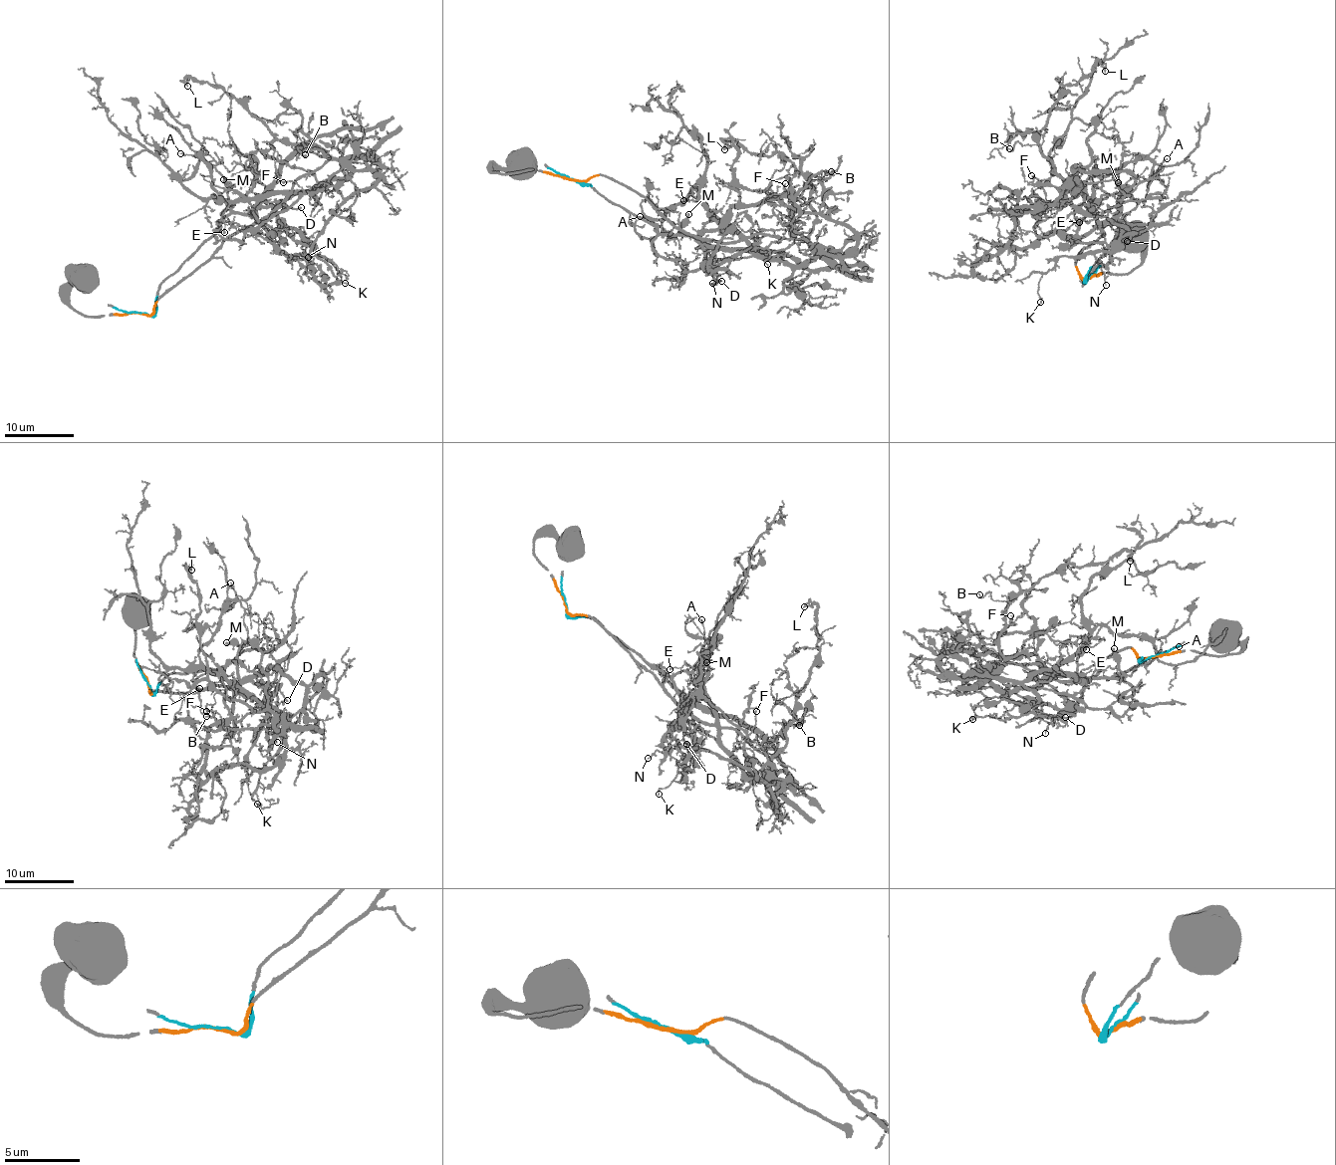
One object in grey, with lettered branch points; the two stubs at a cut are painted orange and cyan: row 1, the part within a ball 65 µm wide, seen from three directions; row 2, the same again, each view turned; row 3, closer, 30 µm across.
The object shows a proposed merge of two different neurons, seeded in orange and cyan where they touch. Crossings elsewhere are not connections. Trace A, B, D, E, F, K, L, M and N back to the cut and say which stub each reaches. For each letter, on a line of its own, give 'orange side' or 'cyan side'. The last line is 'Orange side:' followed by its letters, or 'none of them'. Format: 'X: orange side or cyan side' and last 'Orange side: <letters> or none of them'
A: cyan side
B: orange side
D: cyan side
E: orange side
F: orange side
K: cyan side
L: orange side
M: cyan side
N: cyan side
Orange side: B, E, F, L

